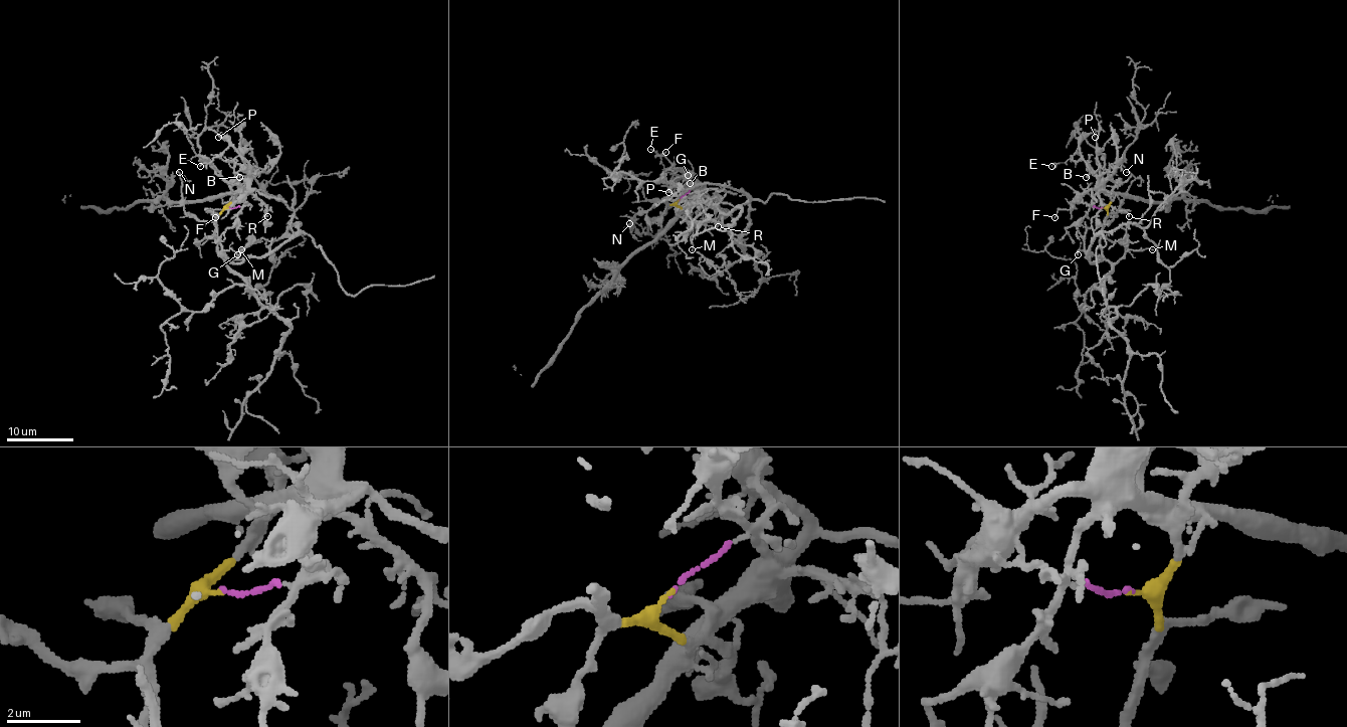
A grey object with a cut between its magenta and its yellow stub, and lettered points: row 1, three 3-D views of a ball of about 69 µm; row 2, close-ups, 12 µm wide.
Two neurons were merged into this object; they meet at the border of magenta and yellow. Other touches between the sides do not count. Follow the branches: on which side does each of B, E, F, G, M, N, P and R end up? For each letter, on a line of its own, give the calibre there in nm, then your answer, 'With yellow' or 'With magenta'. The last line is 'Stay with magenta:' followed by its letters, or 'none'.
B: Thickness 120 nm. With magenta
E: Thickness 90 nm. With magenta
F: Thickness 150 nm. With magenta
G: Thickness 110 nm. With yellow
M: Thickness 100 nm. With yellow
N: Thickness 130 nm. With yellow
P: Thickness 60 nm. With magenta
R: Thickness 140 nm. With magenta
Stay with magenta: B, E, F, P, R

